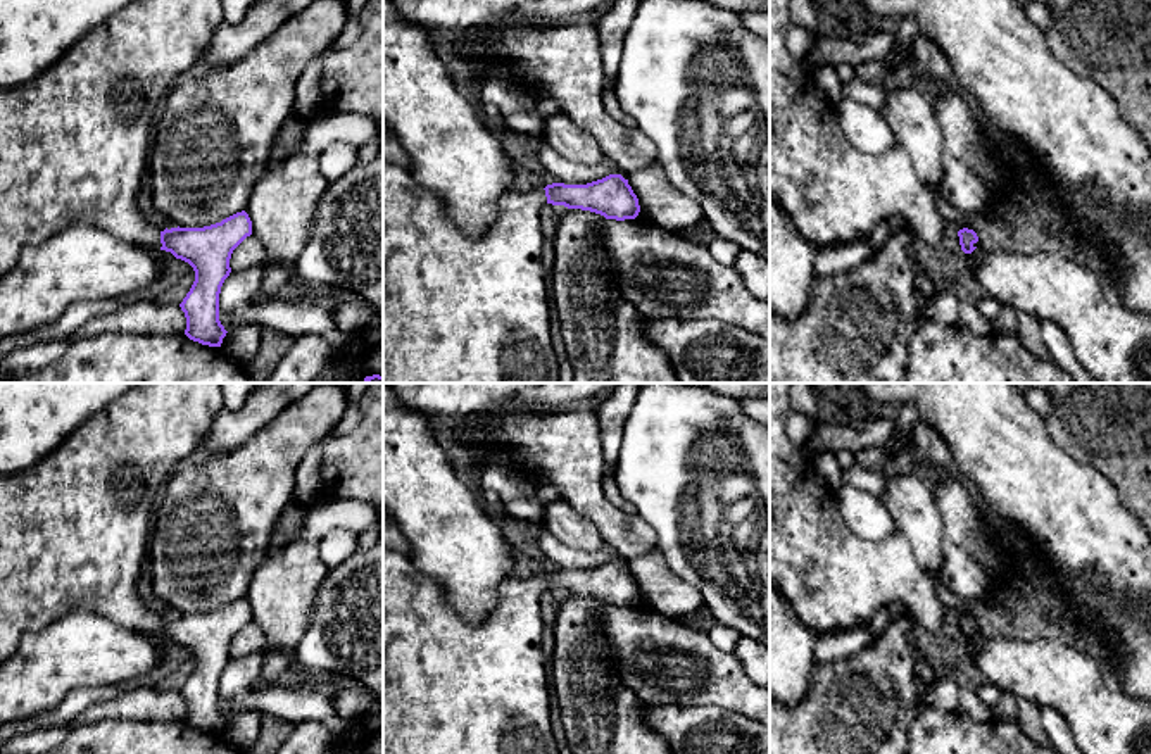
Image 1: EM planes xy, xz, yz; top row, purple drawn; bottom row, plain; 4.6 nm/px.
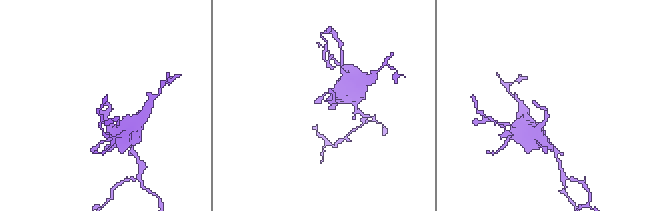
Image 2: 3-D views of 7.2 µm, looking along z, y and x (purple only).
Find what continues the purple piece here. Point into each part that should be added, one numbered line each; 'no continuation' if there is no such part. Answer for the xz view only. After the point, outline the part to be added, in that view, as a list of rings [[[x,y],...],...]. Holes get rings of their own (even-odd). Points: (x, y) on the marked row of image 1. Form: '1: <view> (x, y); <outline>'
1: xz (456, 309); [[[383,160],[383,383],[559,383],[550,342],[550,290],[542,267],[544,236],[538,214],[545,204],[545,190],[511,190],[499,200],[499,216],[492,228],[481,236],[469,236],[447,217],[438,195],[423,188],[407,167]]]

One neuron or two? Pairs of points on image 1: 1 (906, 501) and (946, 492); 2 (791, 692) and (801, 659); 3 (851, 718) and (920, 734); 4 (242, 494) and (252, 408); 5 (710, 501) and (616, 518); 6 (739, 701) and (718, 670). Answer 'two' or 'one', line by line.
1: two
2: one
3: two
4: two
5: two
6: one

